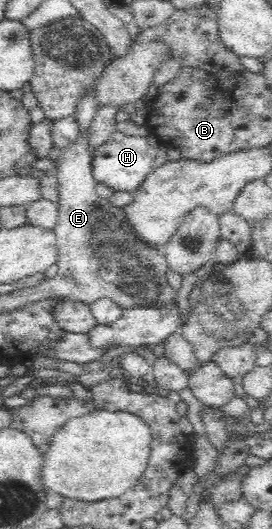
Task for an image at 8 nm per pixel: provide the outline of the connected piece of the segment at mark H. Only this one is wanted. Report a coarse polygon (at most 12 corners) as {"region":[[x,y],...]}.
{"region":[[113,130],[92,151],[92,175],[136,191],[153,170],[155,142]]}

